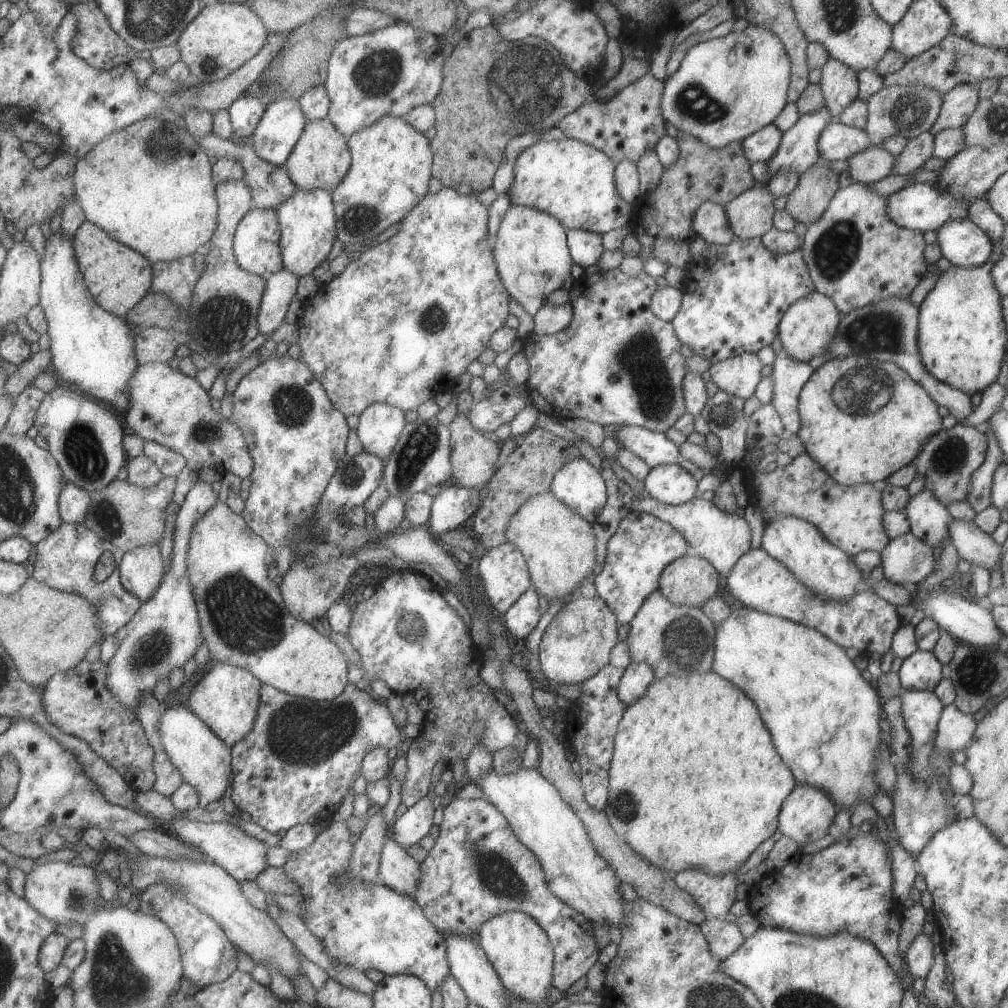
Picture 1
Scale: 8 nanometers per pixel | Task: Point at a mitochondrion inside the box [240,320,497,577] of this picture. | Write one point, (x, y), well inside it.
(422, 442)

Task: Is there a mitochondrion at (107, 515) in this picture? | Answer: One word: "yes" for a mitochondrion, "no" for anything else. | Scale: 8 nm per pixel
yes

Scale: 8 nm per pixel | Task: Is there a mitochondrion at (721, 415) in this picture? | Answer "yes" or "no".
yes

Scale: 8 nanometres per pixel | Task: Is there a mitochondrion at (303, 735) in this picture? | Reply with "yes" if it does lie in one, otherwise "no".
yes

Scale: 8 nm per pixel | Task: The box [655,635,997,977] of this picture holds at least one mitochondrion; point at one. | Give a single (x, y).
(800, 901)

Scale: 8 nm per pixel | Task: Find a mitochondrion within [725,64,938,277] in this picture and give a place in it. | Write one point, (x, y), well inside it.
(909, 112)

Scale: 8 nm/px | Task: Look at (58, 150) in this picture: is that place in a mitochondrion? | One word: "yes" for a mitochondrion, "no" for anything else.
no

